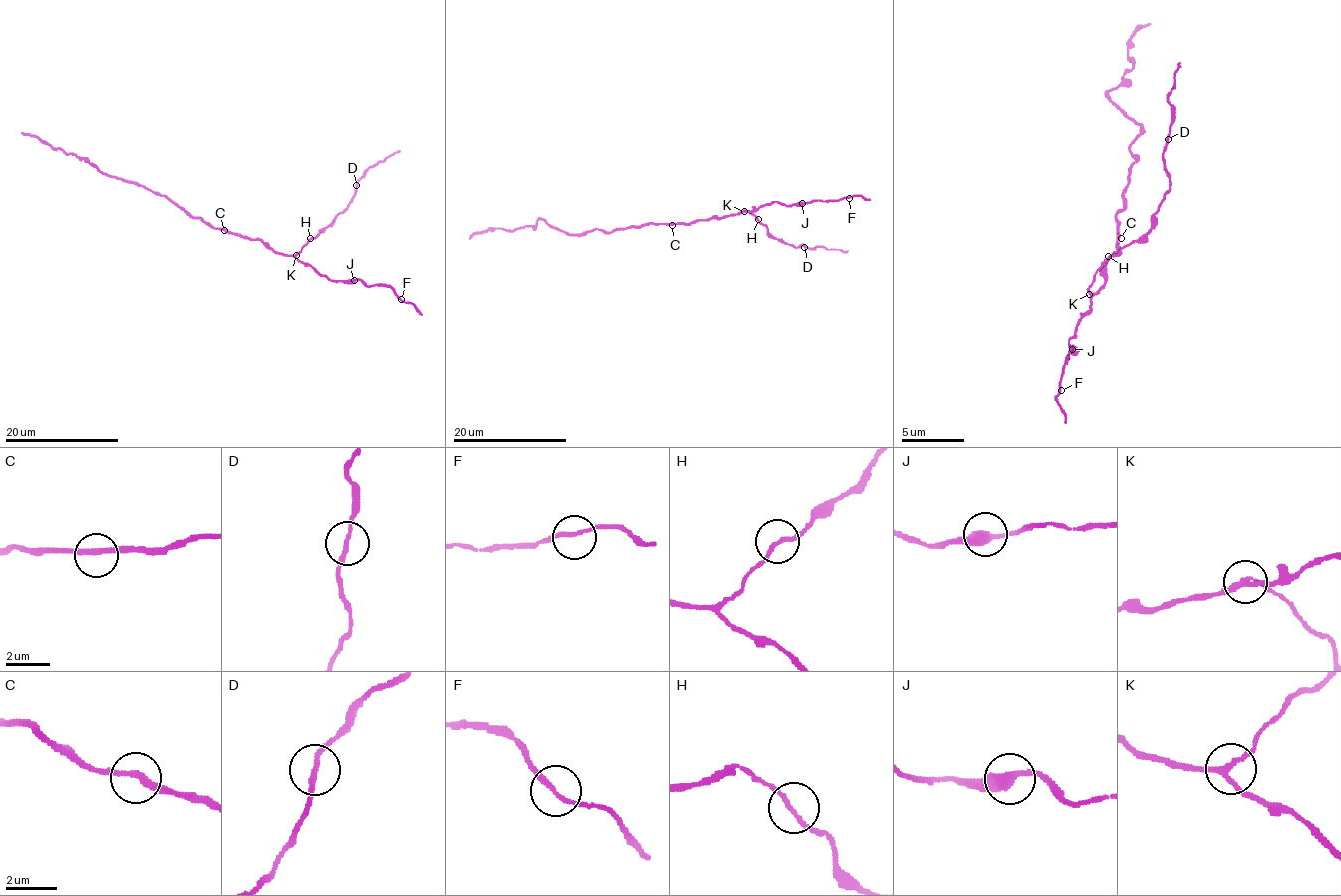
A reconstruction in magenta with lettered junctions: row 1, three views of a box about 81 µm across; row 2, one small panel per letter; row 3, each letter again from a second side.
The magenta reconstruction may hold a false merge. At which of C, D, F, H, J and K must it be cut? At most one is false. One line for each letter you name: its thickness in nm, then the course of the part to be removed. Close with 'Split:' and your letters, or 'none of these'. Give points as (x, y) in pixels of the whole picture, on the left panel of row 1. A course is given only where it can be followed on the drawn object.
Split: none of these

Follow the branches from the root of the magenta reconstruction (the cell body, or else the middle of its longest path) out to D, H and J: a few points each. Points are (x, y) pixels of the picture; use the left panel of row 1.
D: (225, 228), (251, 238), (260, 238), (277, 253), (294, 255), (347, 207), (357, 185)
H: (225, 228), (251, 238), (260, 238), (275, 251), (289, 255), (297, 254), (310, 238)
J: (225, 228), (251, 238), (260, 238), (275, 251), (310, 264), (333, 281), (354, 281)

